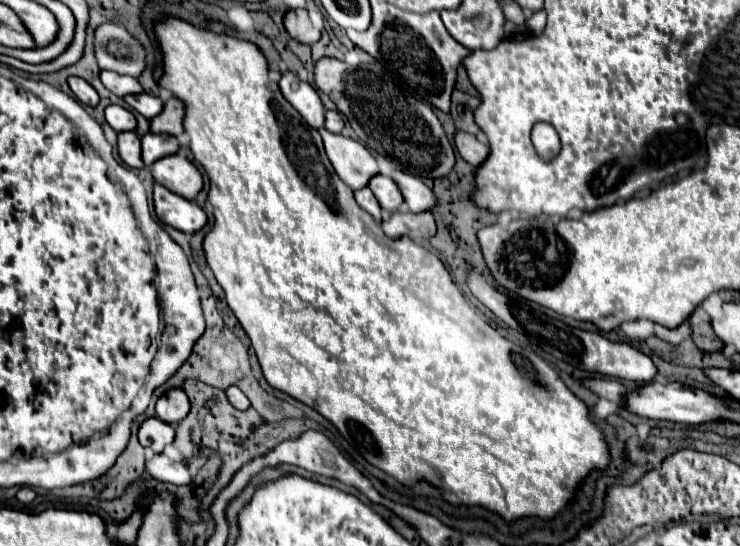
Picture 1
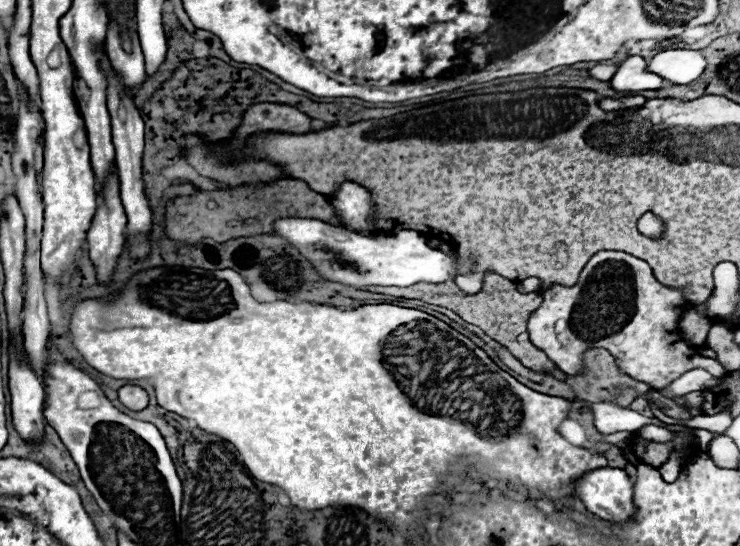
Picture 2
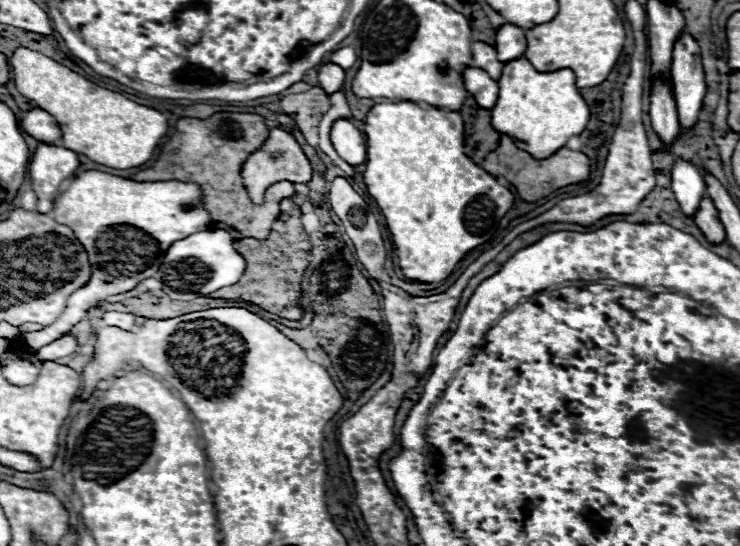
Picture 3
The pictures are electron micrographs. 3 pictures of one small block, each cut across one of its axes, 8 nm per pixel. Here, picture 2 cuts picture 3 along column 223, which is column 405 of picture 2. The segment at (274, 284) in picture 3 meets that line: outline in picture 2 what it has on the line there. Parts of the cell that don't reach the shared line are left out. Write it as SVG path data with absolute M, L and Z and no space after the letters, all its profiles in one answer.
M488 274L486 282L484 282L484 290L480 290L480 294L474 296L464 296L464 292L454 284L454 282L444 282L444 286L432 286L426 282L420 282L416 286L410 288L396 288L396 286L388 286L388 288L380 288L380 286L368 286L364 288L368 292L378 292L378 294L390 294L390 296L398 296L398 298L416 298L416 300L424 300L428 304L436 304L436 306L444 306L452 312L456 312L462 320L480 326L490 338L494 338L496 342L500 342L502 346L506 346L526 368L536 370L536 372L550 372L552 368L556 368L542 350L538 350L534 344L530 344L528 340L528 332L526 332L526 320L528 314L532 314L532 310L536 310L536 306L540 306L542 296L538 292L534 294L520 294L516 290L516 284L500 278L498 274Z

